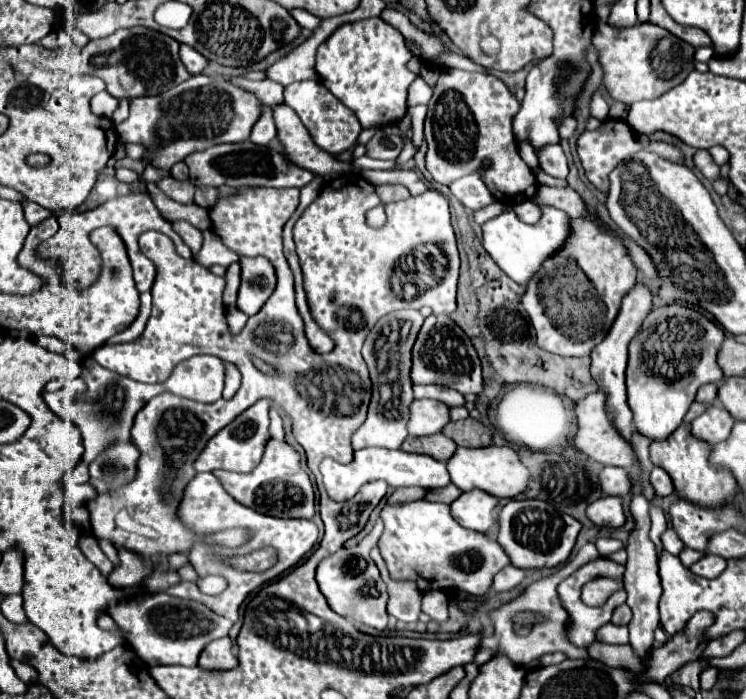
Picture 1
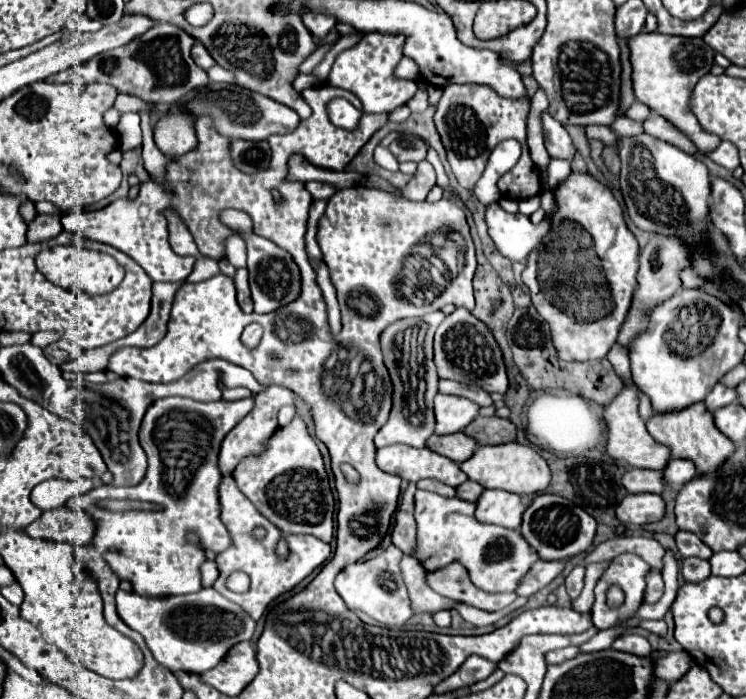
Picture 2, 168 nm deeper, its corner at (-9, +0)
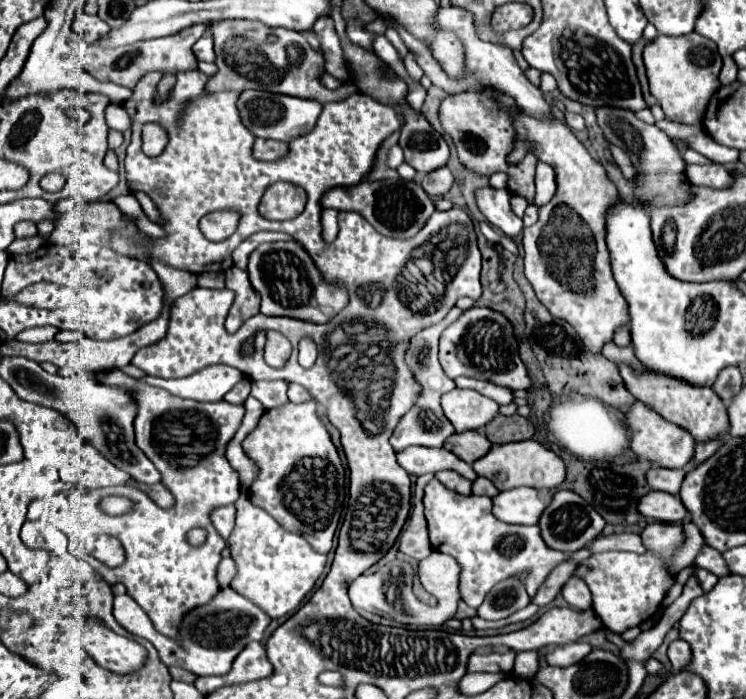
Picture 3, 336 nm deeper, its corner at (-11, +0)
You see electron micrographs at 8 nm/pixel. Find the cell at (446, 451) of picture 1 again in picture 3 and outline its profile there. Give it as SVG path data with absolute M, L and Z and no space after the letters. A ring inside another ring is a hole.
M463 431L463 433L451 435L447 439L445 447L447 447L447 451L455 453L463 461L475 463L477 459L487 455L487 451L491 449L491 441L479 431Z

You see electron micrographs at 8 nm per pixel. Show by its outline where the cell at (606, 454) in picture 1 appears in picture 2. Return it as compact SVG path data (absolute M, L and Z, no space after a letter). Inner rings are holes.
M613 345L613 351L609 351L607 359L611 361L615 373L625 381L621 393L609 403L605 405L603 411L603 421L607 425L607 445L605 451L615 459L615 461L623 461L631 467L639 467L639 469L665 469L665 463L669 461L669 449L665 445L659 445L653 441L653 437L647 433L645 423L641 421L637 407L639 407L639 391L635 389L633 381L631 381L631 373L629 373L629 355L625 349L621 349L621 345Z

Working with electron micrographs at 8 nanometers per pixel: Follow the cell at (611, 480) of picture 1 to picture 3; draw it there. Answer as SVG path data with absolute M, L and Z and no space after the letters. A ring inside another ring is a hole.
M653 467L647 473L647 481L651 485L651 489L659 489L659 491L667 491L677 495L681 489L681 481L685 477L685 469L665 469L665 467Z

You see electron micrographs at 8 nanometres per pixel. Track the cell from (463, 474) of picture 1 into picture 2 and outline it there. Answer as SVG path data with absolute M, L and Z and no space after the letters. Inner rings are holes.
M519 443L477 447L477 451L459 467L471 481L479 483L485 489L503 489L503 491L511 491L517 495L535 495L543 491L551 479L551 471L545 459L535 449L527 445L519 445Z

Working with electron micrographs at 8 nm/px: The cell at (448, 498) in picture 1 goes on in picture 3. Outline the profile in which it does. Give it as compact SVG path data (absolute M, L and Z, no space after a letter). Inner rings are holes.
M477 477L473 481L473 493L475 495L487 495L487 497L495 497L499 495L499 489L489 481L489 479L483 479L483 477Z

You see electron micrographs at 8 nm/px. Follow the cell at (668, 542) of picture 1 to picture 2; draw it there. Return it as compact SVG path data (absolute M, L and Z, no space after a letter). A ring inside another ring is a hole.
M679 531L675 535L675 543L677 543L677 549L681 553L681 557L701 557L701 559L709 559L713 555L713 551L693 533L689 531Z

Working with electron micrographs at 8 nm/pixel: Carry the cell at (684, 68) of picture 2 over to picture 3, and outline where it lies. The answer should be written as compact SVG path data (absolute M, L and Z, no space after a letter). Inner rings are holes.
M697 33L683 37L659 35L655 41L651 41L645 47L643 59L647 67L649 89L661 103L667 119L675 123L701 125L709 99L721 87L719 71L723 61L715 43L711 43L711 39L705 39Z

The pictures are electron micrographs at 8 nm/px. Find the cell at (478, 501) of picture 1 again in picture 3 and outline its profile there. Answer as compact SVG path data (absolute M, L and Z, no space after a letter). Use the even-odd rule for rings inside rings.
M517 487L501 491L493 497L495 517L513 525L535 525L545 511L545 501L533 487Z

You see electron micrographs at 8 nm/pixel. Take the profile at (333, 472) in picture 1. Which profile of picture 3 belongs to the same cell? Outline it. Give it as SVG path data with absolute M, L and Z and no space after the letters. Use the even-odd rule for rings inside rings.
M409 447L407 451L397 453L399 465L409 475L425 475L425 473L437 473L443 469L459 471L463 477L475 481L477 475L471 465L461 461L455 453L447 449L431 449L431 447Z

